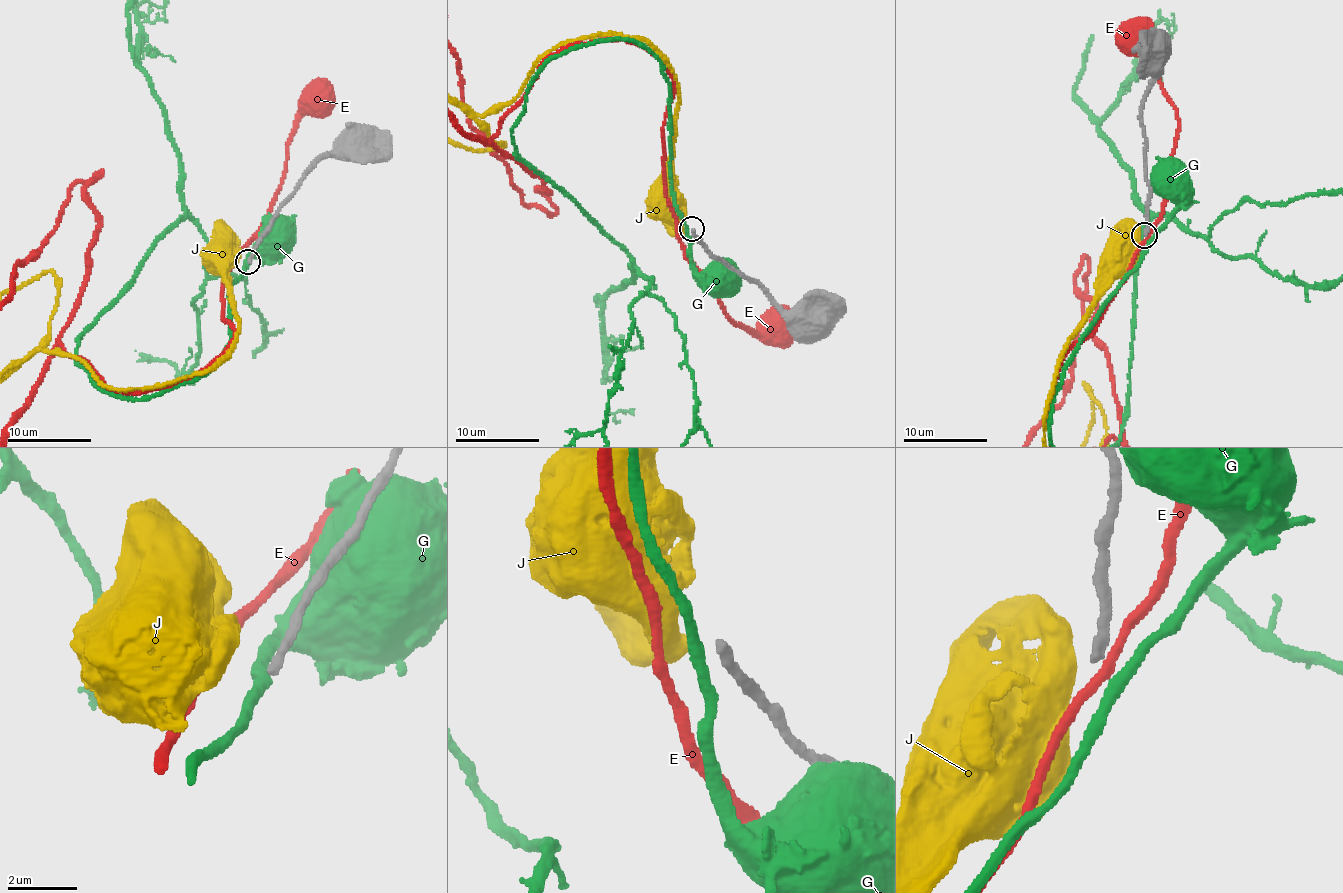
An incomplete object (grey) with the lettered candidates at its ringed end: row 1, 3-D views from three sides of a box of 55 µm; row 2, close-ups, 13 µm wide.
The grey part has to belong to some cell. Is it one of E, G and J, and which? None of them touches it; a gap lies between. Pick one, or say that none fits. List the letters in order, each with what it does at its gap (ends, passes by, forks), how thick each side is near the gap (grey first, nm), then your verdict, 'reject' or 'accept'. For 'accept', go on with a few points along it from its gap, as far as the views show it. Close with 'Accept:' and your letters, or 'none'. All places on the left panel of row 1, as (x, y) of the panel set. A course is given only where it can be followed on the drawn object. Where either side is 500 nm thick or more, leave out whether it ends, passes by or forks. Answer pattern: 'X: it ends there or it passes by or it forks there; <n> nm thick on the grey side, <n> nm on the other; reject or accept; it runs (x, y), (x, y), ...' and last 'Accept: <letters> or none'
E: it passes by; 280 nm thick on the grey side, 280 nm on the other; reject
G: it passes by; 280 nm thick on the grey side, 320 nm on the other; reject
J: 280 nm thick on the grey side, 850 nm on the other; reject
Accept: none

